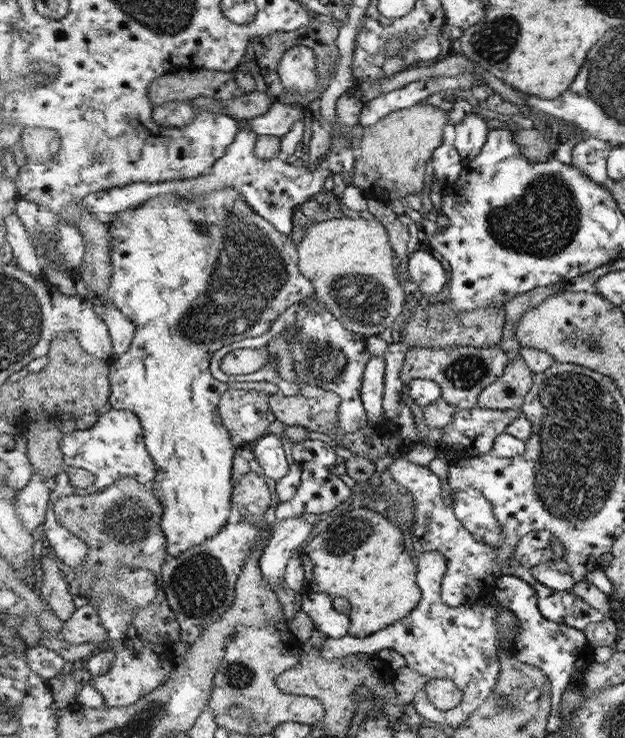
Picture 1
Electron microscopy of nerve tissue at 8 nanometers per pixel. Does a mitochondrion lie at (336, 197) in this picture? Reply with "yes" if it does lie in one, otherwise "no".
no

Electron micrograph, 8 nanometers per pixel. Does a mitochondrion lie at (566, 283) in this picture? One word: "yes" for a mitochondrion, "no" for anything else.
no

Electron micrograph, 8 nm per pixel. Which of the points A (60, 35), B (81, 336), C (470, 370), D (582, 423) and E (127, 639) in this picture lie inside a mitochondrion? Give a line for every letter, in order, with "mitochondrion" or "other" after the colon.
A: other
B: other
C: mitochondrion
D: mitochondrion
E: other

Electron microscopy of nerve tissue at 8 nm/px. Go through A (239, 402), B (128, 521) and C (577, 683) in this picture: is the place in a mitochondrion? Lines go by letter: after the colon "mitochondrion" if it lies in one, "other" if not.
A: other
B: mitochondrion
C: other

